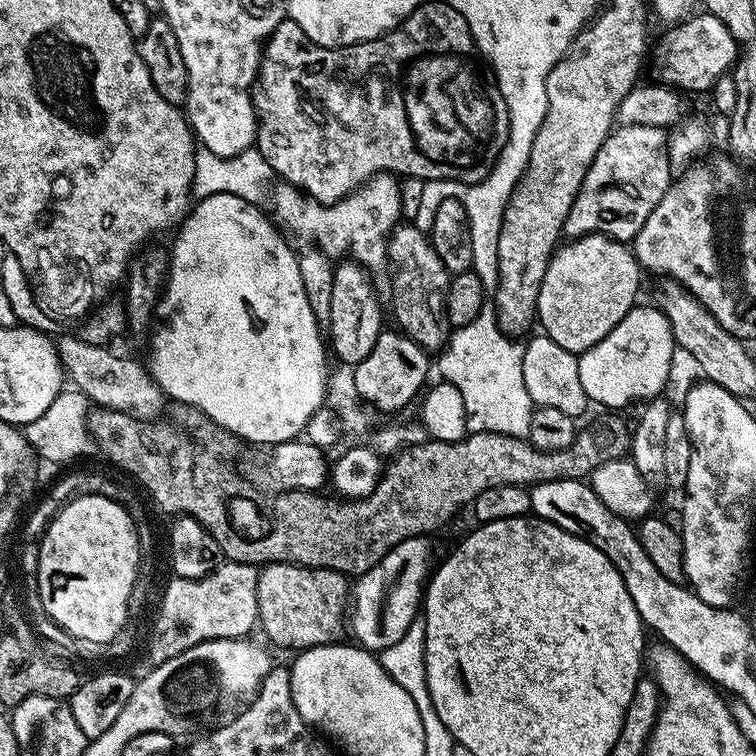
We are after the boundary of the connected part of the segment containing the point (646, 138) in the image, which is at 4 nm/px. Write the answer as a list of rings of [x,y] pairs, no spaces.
[[[620,126],[609,132],[606,142],[602,142],[602,146],[598,150],[594,162],[590,162],[588,172],[584,175],[582,186],[574,198],[574,206],[570,206],[570,214],[564,223],[564,236],[575,238],[577,236],[589,236],[591,232],[600,232],[603,236],[610,236],[613,240],[619,240],[621,242],[630,242],[633,240],[638,234],[638,230],[642,230],[642,222],[646,222],[646,218],[650,218],[650,210],[654,210],[654,206],[658,206],[658,202],[662,202],[662,194],[666,194],[666,190],[673,182],[674,165],[672,159],[668,156],[669,139],[669,133],[665,129],[655,128],[654,126]]]

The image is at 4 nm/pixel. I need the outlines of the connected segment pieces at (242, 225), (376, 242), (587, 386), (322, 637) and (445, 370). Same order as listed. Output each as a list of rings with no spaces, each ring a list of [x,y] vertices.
[[[234,194],[206,196],[197,199],[191,205],[188,215],[174,232],[176,241],[172,244],[172,257],[166,260],[166,283],[163,285],[162,299],[158,304],[160,325],[151,329],[152,349],[149,350],[148,362],[146,361],[146,369],[151,380],[165,397],[176,396],[180,406],[202,410],[202,414],[206,414],[209,420],[225,428],[231,436],[235,436],[241,442],[249,440],[252,446],[269,446],[297,439],[310,422],[313,412],[321,411],[325,407],[320,396],[328,392],[328,368],[325,358],[320,356],[320,349],[323,346],[325,349],[326,344],[322,339],[322,327],[313,319],[314,312],[310,308],[309,299],[304,297],[301,271],[297,268],[297,253],[288,252],[287,246],[280,244],[281,229],[269,220],[264,220],[257,205],[246,202],[246,198],[238,198]]]
[[[377,174],[355,188],[346,198],[333,204],[319,204],[312,197],[305,196],[300,189],[280,182],[274,188],[275,219],[285,233],[301,232],[309,236],[308,240],[329,258],[351,258],[365,270],[385,267],[388,264],[388,238],[402,220],[399,183],[401,181],[395,175]]]
[[[655,306],[647,307],[629,310],[626,318],[622,318],[602,342],[579,353],[578,374],[582,378],[582,390],[586,390],[593,405],[605,404],[608,410],[620,410],[616,408],[639,405],[659,397],[663,393],[660,391],[667,386],[674,351],[670,322]]]
[[[265,564],[258,571],[258,628],[268,635],[269,645],[303,650],[343,641],[349,607],[350,580],[338,570]]]
[[[486,306],[470,322],[470,326],[455,329],[449,335],[446,347],[439,353],[440,372],[445,381],[453,384],[461,391],[462,401],[465,402],[465,416],[468,423],[467,431],[493,432],[507,436],[527,437],[530,430],[530,418],[534,405],[530,394],[526,390],[526,382],[522,378],[522,358],[524,357],[524,344],[503,332],[496,324],[496,309]]]

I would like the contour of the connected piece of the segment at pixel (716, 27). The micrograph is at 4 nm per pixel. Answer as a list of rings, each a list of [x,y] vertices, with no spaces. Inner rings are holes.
[[[698,12],[671,29],[664,44],[664,61],[660,64],[659,79],[673,89],[685,88],[688,92],[711,91],[718,78],[727,75],[739,56],[739,48],[718,18]]]

